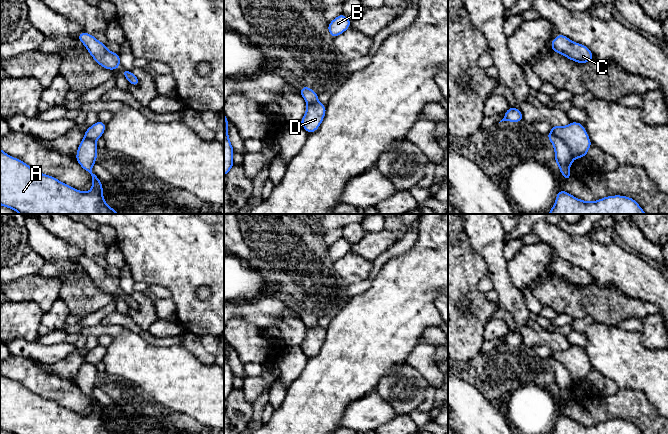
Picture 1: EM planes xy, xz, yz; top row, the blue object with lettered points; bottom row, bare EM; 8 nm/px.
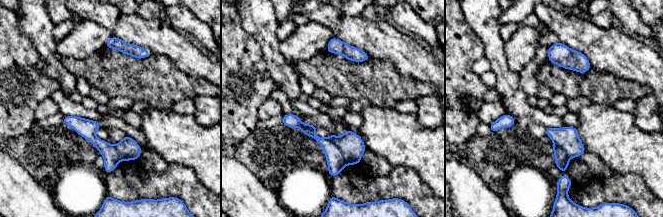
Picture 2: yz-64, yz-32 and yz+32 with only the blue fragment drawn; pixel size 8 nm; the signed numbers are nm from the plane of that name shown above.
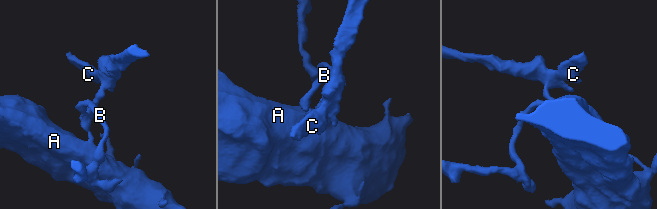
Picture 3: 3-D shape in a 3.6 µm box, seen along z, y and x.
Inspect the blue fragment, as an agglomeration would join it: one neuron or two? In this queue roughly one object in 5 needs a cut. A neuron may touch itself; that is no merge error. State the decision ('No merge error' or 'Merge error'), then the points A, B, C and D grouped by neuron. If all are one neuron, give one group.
Merge error. Groups: A B / C D

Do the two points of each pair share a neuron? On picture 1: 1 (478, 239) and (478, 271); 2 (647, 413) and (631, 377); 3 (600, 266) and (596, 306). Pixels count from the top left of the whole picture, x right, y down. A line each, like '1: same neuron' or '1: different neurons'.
1: different neurons
2: different neurons
3: different neurons

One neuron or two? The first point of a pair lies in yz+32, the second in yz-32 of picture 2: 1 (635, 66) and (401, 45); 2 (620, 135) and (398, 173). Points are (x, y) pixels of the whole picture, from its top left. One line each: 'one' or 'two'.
1: one
2: two

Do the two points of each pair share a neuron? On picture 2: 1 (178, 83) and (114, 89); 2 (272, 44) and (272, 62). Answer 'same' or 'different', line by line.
1: same
2: same

